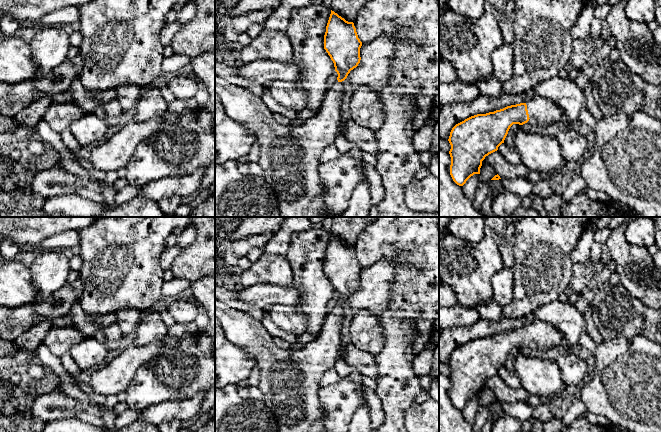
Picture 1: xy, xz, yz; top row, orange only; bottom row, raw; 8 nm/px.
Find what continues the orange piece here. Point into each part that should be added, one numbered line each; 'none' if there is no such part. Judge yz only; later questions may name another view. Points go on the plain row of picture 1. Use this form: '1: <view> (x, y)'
1: yz (542, 335)

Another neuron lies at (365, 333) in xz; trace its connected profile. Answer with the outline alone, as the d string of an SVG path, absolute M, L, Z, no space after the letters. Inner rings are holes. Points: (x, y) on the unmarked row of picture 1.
M368 310L356 313L352 318L347 339L357 349L376 356L384 345L379 315Z

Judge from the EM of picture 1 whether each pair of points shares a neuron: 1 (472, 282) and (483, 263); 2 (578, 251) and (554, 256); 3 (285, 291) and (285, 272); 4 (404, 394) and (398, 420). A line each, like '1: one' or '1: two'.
1: one
2: two
3: two
4: one

